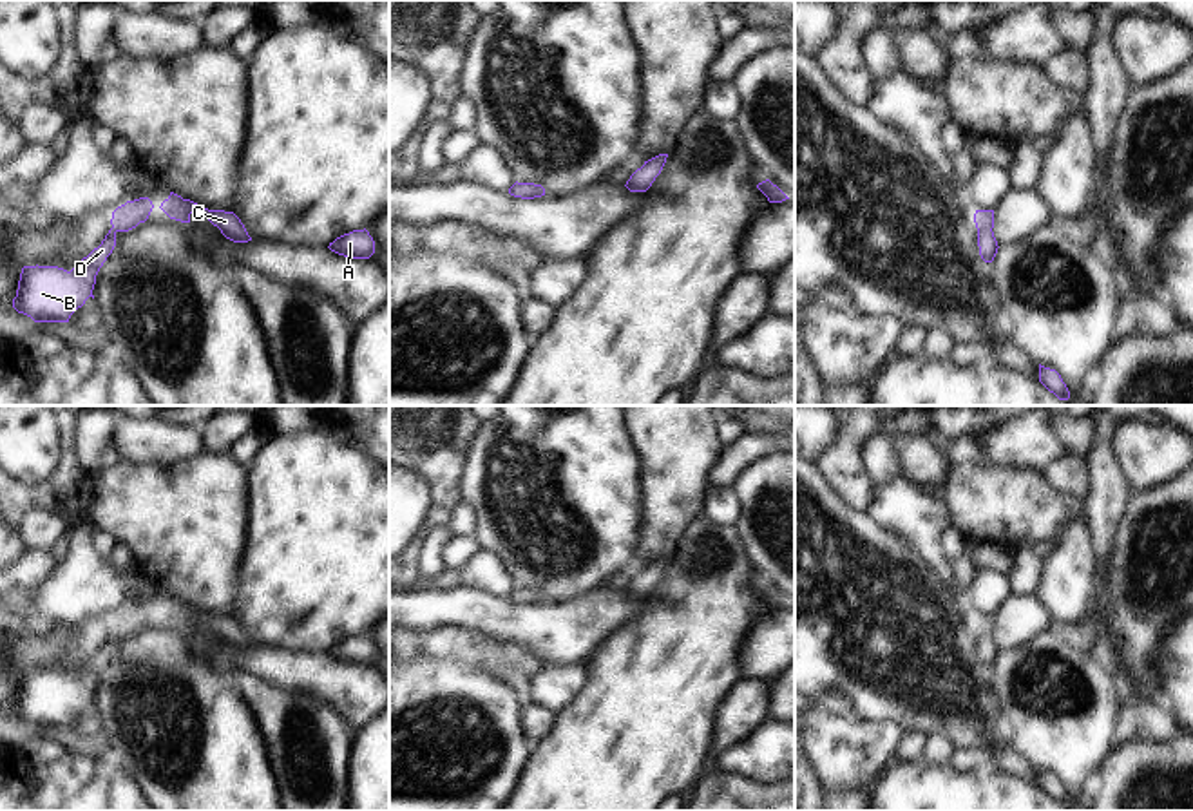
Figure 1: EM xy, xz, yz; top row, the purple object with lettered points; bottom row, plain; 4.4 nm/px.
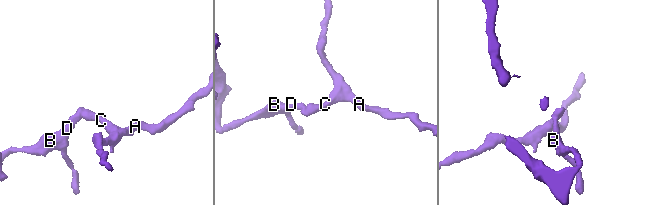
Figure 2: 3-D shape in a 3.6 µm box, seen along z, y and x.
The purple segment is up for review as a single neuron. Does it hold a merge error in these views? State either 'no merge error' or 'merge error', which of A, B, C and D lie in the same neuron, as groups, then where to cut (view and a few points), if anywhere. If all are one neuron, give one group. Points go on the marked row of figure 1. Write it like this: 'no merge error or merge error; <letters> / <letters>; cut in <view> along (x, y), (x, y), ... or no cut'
no merge error; A B C D; no cut

